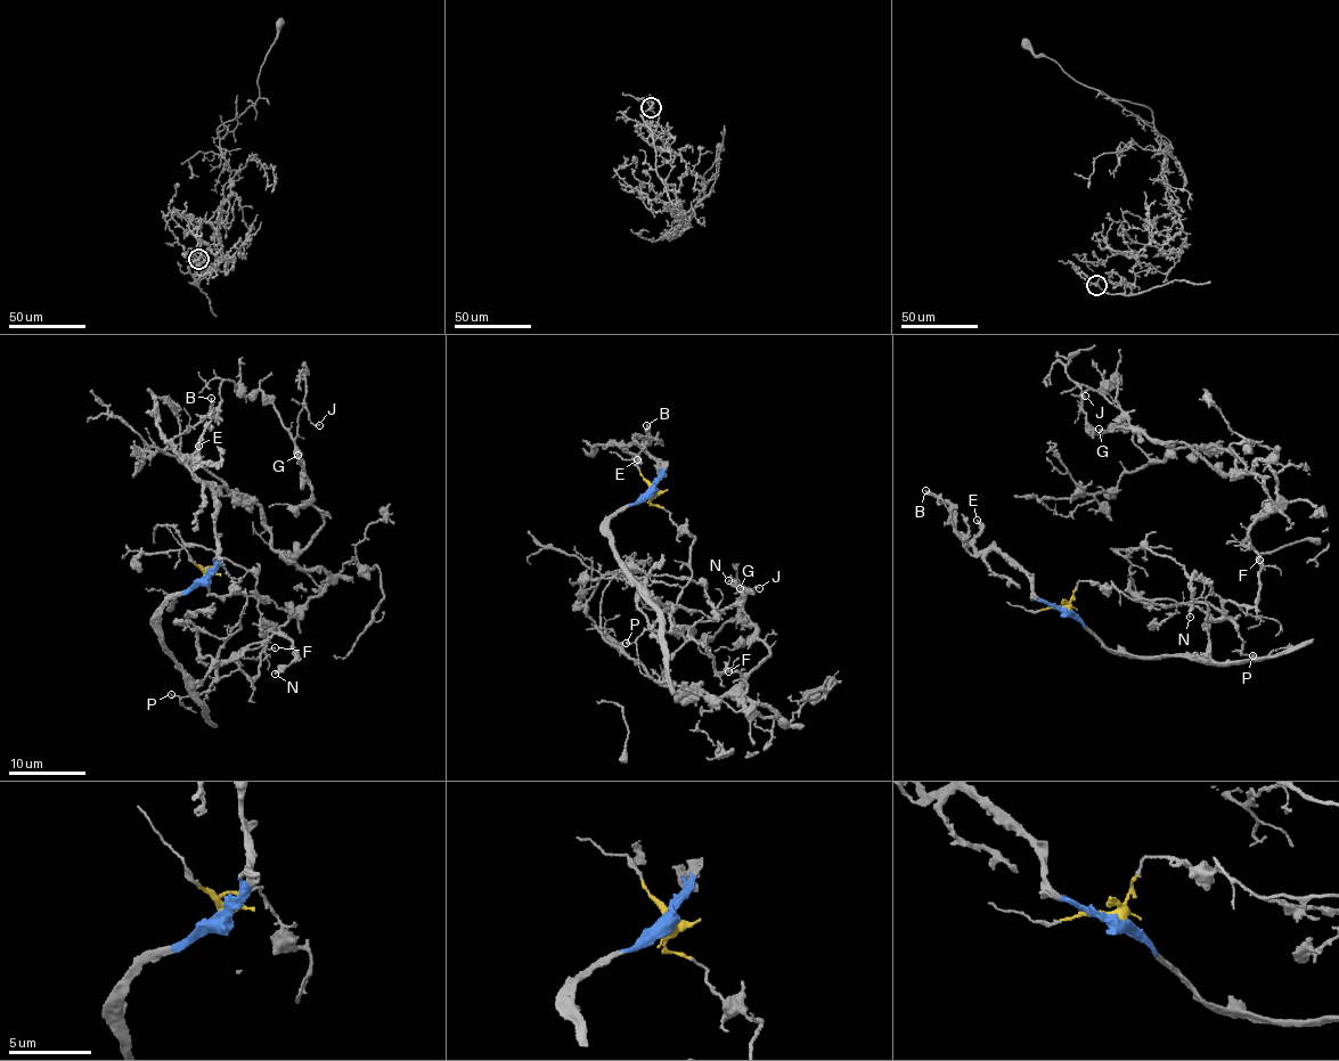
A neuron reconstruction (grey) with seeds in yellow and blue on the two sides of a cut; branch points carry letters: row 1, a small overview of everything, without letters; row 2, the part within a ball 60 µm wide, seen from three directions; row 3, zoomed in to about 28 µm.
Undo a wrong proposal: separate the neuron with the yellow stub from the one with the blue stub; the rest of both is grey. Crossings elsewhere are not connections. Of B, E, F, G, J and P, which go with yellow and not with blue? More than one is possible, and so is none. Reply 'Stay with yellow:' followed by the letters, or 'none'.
Stay with yellow: F, G, J, P

